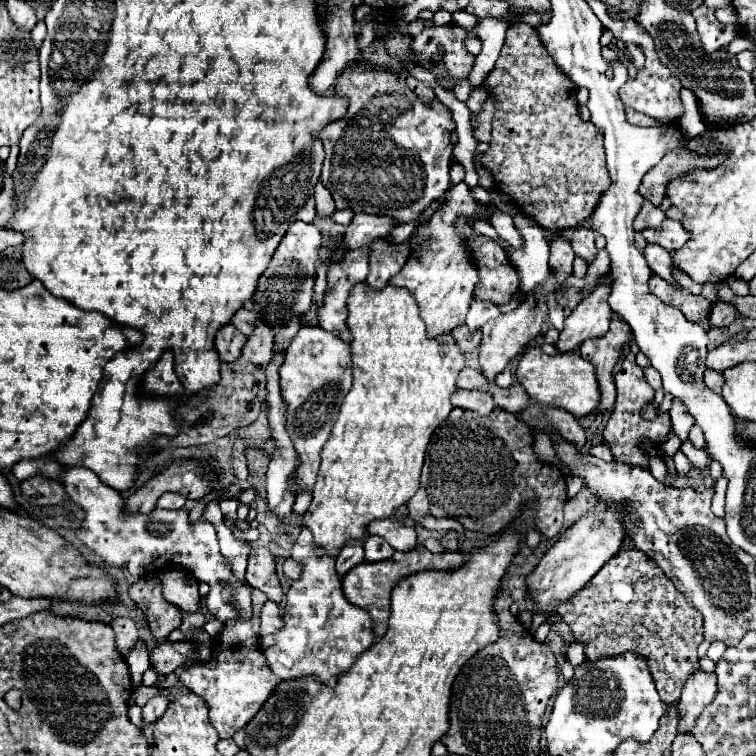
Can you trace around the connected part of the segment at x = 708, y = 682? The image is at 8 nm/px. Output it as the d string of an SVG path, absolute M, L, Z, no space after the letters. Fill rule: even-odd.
M697 671L691 675L691 679L685 681L681 699L677 701L681 733L691 733L691 727L695 727L695 719L701 715L703 707L711 703L711 699L715 697L715 691L717 691L715 673Z

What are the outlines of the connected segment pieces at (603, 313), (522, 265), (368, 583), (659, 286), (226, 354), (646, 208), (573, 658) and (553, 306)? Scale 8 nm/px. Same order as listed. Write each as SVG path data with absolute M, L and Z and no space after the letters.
M597 285L595 291L573 309L573 313L565 319L565 327L557 341L559 351L573 351L585 339L605 335L605 331L609 329L609 321L613 317L613 311L607 303L609 293L609 285Z
M521 213L513 217L515 227L521 231L521 237L525 241L523 249L507 249L511 265L517 269L521 279L521 291L531 293L533 287L541 285L547 279L549 273L549 243L543 237L541 229L531 223Z
M417 545L411 551L395 551L395 555L391 559L385 559L383 563L367 563L367 561L363 561L363 563L355 565L343 577L343 593L345 593L345 599L349 603L365 609L371 615L371 619L373 619L373 635L375 635L375 639L379 639L387 631L391 589L395 587L395 583L401 577L411 575L415 571L423 571L423 569L455 569L463 561L465 559L463 559L461 553L451 553L451 551L447 551L447 553L431 553L423 545Z
M651 273L651 279L647 285L655 297L659 297L663 303L679 309L689 321L703 321L705 317L709 317L711 303L703 295L693 295L691 291L687 291L683 287L675 287L669 281L665 281L663 277L659 277L657 273Z
M225 325L215 335L215 349L221 361L235 361L245 345L247 337L239 333L233 325Z
M643 199L643 201L645 203L643 203L643 207L641 207L641 211L633 223L635 231L643 231L647 227L657 227L665 219L665 213L661 209L657 209L649 199Z
M573 645L573 647L569 647L569 651L567 651L567 661L573 665L573 667L579 667L579 663L583 663L583 659L585 659L585 651L583 651L583 645Z
M551 295L547 303L549 303L549 319L551 319L551 323L553 323L557 329L561 329L565 317L563 317L563 309L557 307L557 303L555 303L555 295Z

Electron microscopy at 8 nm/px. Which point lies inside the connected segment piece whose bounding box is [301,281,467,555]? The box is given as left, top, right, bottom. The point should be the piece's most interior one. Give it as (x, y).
(402, 380)

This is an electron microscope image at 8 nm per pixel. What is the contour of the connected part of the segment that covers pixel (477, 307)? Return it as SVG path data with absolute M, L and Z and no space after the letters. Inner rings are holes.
M473 297L473 301L471 301L471 307L469 307L469 315L467 315L467 327L471 329L471 331L475 331L475 329L481 329L489 319L493 319L493 317L499 317L501 313L499 313L499 309L497 309L497 305L493 305L493 303L487 303L487 301L479 301L479 299L475 299Z

